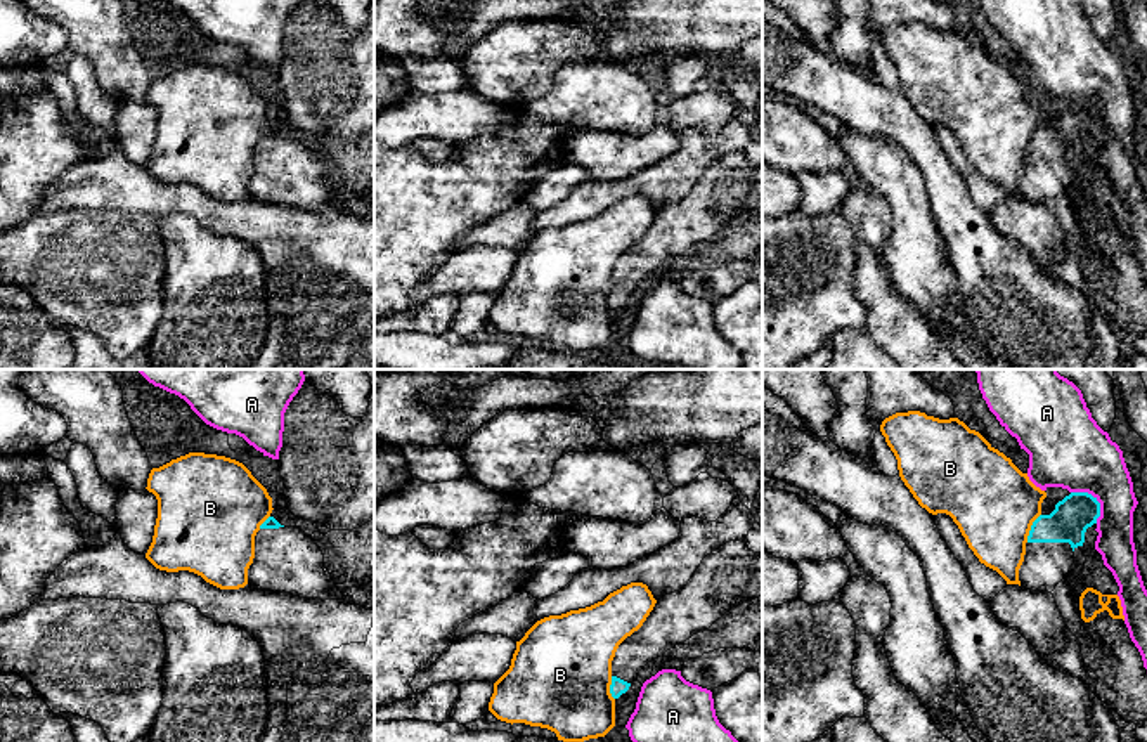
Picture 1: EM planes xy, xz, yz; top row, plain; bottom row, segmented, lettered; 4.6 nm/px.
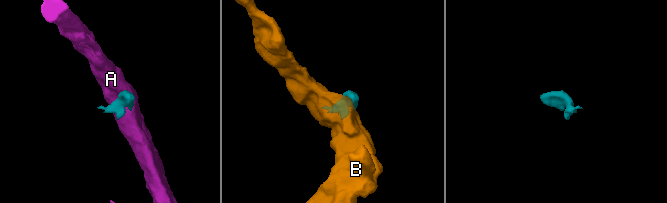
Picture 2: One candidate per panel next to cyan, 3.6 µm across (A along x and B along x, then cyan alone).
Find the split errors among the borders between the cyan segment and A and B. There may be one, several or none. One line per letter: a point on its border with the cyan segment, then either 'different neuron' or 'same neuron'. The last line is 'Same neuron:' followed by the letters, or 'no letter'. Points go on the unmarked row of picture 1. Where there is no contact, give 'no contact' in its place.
A: yz (1095, 111) | different neuron
B: yz (1031, 139) | different neuron
Same neuron: no letter

